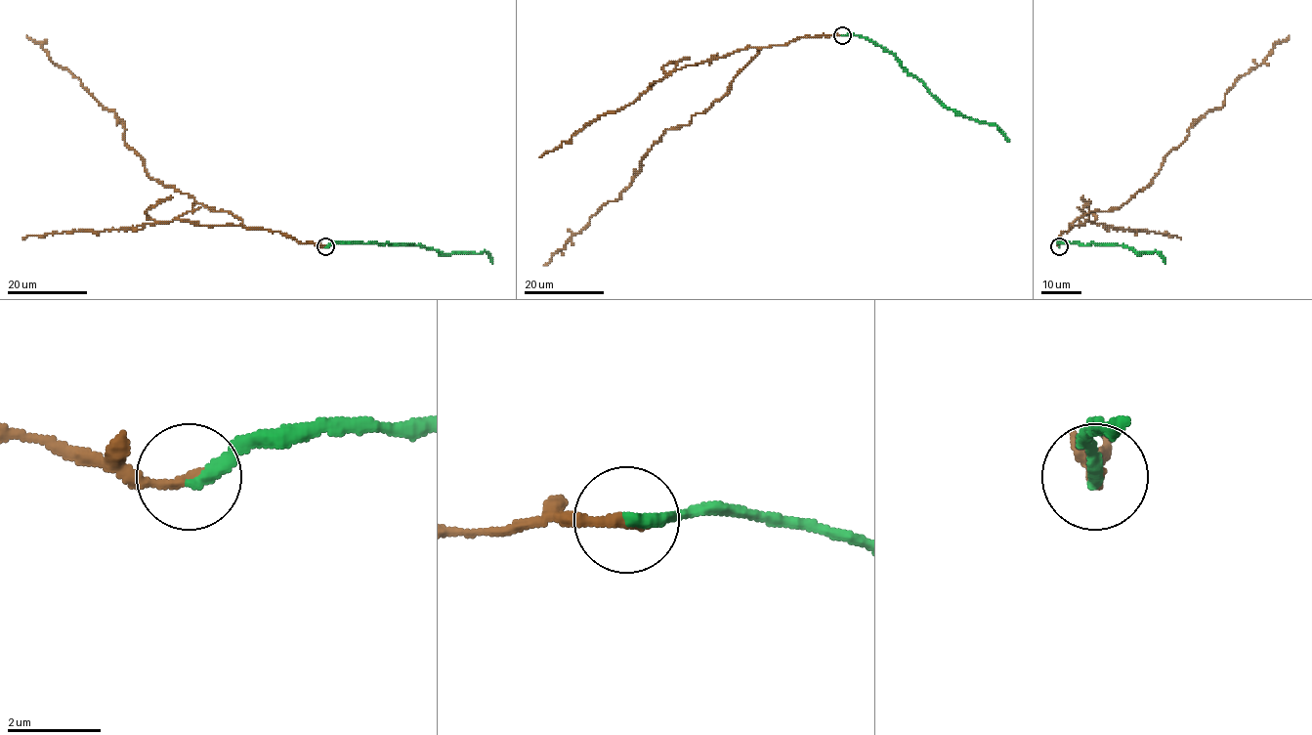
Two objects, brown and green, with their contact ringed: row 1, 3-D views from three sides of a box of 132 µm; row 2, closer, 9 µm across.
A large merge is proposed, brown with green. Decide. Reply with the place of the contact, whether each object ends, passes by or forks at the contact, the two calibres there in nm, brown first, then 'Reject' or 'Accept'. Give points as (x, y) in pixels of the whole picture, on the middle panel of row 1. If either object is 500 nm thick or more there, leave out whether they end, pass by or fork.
Place: (842, 35). At the ring brown ends. At the ring green ends. Thickness 240 nm (brown) against 280 nm. Reject

